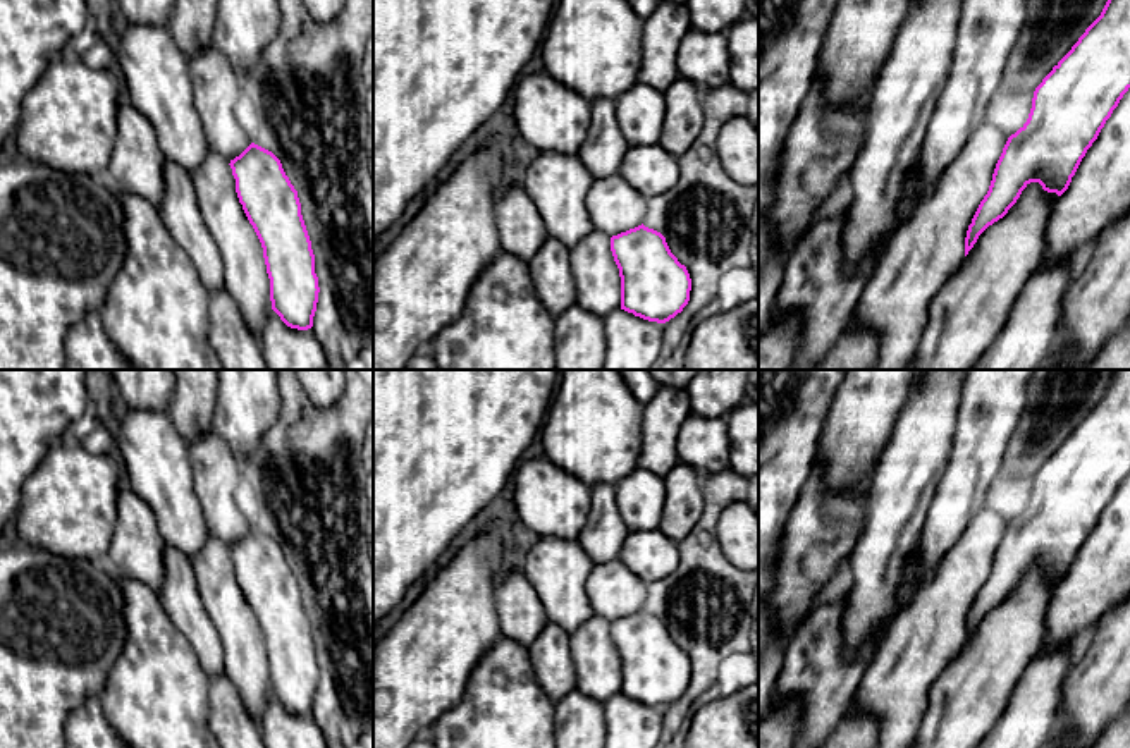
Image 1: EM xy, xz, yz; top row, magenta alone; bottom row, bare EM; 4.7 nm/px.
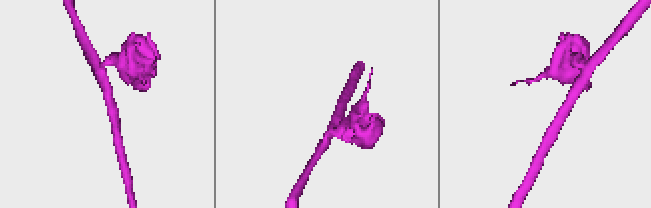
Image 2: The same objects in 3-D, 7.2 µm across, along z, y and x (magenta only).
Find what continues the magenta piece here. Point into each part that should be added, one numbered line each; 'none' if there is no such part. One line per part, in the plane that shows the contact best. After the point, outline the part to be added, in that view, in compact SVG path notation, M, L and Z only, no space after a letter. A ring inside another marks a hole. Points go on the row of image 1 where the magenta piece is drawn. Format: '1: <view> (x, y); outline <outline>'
none

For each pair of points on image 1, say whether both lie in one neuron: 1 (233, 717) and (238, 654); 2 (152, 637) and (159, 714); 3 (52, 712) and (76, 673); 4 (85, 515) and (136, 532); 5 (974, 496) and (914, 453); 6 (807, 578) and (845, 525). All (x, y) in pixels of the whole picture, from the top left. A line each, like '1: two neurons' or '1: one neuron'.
1: two neurons
2: one neuron
3: one neuron
4: two neurons
5: two neurons
6: one neuron

